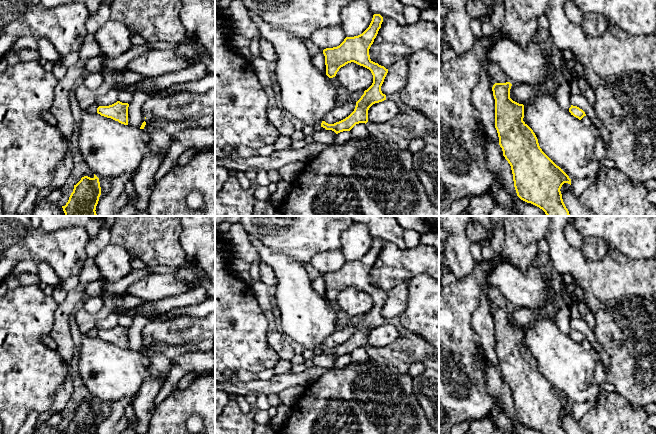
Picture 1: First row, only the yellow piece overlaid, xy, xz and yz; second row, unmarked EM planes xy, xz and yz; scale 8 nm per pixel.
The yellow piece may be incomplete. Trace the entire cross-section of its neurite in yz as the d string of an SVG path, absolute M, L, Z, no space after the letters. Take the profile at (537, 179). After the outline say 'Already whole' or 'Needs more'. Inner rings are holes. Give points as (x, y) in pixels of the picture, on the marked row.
M495 83L492 87L495 99L495 128L503 156L511 166L517 196L542 209L547 216L571 216L561 194L564 183L571 185L569 176L540 148L533 130L523 121L524 105L510 98L512 84Z. Already whole

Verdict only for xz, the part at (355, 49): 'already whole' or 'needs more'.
needs more

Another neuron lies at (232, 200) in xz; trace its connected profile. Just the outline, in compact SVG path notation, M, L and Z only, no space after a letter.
M229 176L215 196L215 216L254 216L256 203L252 189L243 190L235 176Z

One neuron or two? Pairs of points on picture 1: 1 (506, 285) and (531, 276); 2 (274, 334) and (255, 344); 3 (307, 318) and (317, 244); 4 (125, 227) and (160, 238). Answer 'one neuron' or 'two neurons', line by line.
1: one neuron
2: two neurons
3: two neurons
4: one neuron

